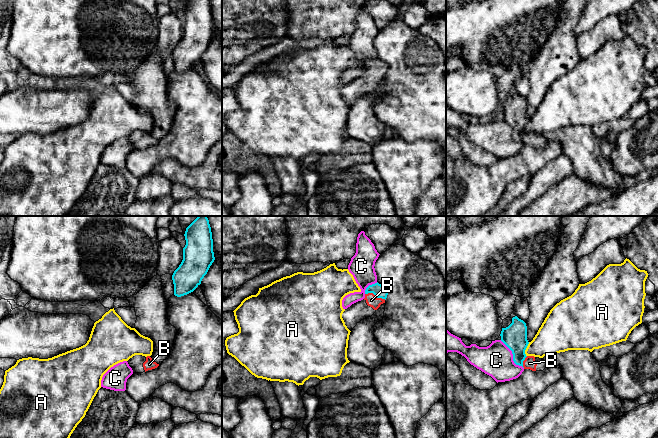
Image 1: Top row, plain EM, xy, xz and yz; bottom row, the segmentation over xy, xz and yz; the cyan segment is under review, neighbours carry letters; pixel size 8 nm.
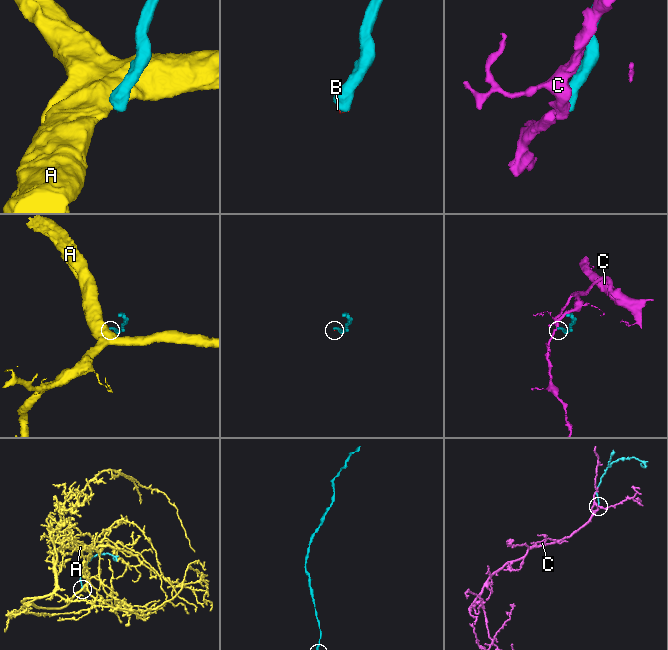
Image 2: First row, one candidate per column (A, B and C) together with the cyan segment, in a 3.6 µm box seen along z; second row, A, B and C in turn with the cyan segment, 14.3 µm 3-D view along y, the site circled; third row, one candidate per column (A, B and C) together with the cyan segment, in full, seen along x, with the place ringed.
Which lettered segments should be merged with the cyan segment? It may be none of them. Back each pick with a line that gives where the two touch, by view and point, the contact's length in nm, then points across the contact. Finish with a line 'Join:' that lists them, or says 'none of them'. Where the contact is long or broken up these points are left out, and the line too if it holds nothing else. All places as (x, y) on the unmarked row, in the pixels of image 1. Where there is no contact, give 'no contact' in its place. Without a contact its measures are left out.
B: meets cyan in xz at (375, 71); contact 180 nm long; runs through xz (378, 66), (375, 71), (371, 76)
Join: B

